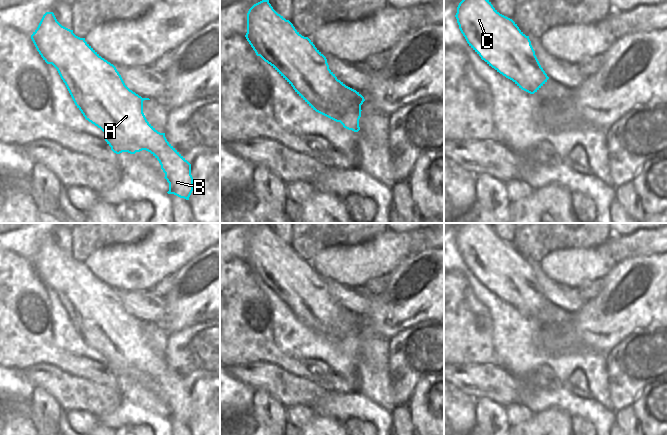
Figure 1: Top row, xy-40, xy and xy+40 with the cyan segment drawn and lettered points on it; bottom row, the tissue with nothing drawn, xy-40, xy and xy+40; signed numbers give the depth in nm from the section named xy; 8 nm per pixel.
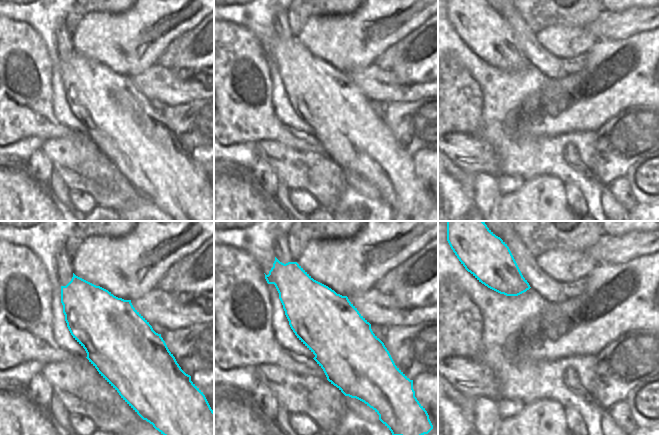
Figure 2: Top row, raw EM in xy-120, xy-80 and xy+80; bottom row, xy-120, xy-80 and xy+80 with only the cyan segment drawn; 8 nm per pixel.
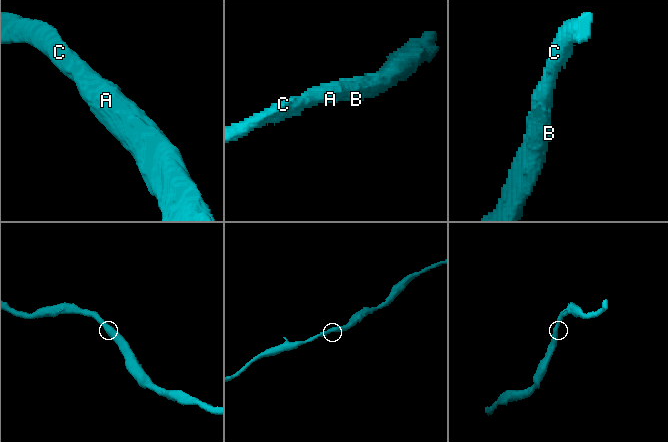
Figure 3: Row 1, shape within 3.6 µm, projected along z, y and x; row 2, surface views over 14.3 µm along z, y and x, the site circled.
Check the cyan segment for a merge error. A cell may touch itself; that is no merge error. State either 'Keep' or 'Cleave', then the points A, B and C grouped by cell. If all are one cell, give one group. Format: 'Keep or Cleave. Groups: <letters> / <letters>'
Keep. Groups: A B C.

